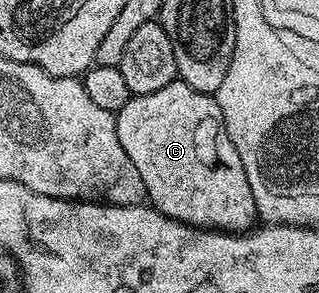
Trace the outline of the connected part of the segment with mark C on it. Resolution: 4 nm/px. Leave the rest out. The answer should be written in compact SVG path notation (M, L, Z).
M177 79L171 81L166 87L160 88L159 91L150 91L150 95L134 95L128 100L126 107L122 107L116 114L116 126L118 127L118 143L122 143L126 155L130 155L130 163L134 163L134 167L138 167L138 175L142 175L142 183L146 187L147 204L159 213L175 221L192 225L195 229L219 229L225 233L241 234L257 224L258 214L254 203L254 191L250 191L250 179L246 179L246 171L242 167L242 159L238 159L238 151L234 151L234 143L230 143L224 116L213 94L194 91L194 87Z

